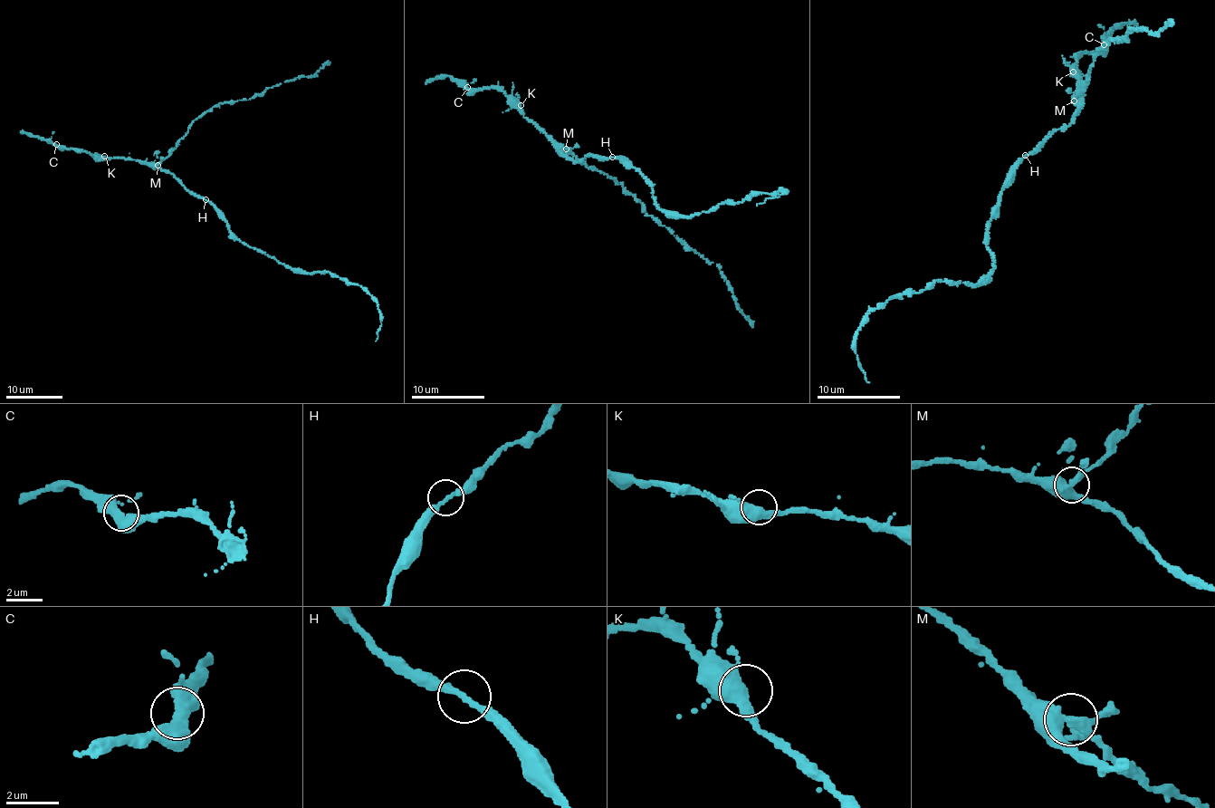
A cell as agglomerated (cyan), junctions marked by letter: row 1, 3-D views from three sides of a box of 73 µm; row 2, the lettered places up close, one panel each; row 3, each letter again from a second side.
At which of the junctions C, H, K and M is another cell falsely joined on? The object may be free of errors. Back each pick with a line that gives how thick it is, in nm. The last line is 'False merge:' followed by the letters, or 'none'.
M: calibre 360 nm
False merge: M

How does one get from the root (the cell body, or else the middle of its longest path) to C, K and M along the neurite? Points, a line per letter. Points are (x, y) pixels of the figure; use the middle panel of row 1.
C: (611, 158), (590, 154), (578, 162), (571, 160), (512, 107), (502, 91), (467, 87)
K: (611, 158), (590, 154), (578, 162), (566, 158), (544, 133), (528, 121), (521, 105)
M: (611, 158), (590, 154), (575, 162), (564, 157), (562, 150), (566, 148)

